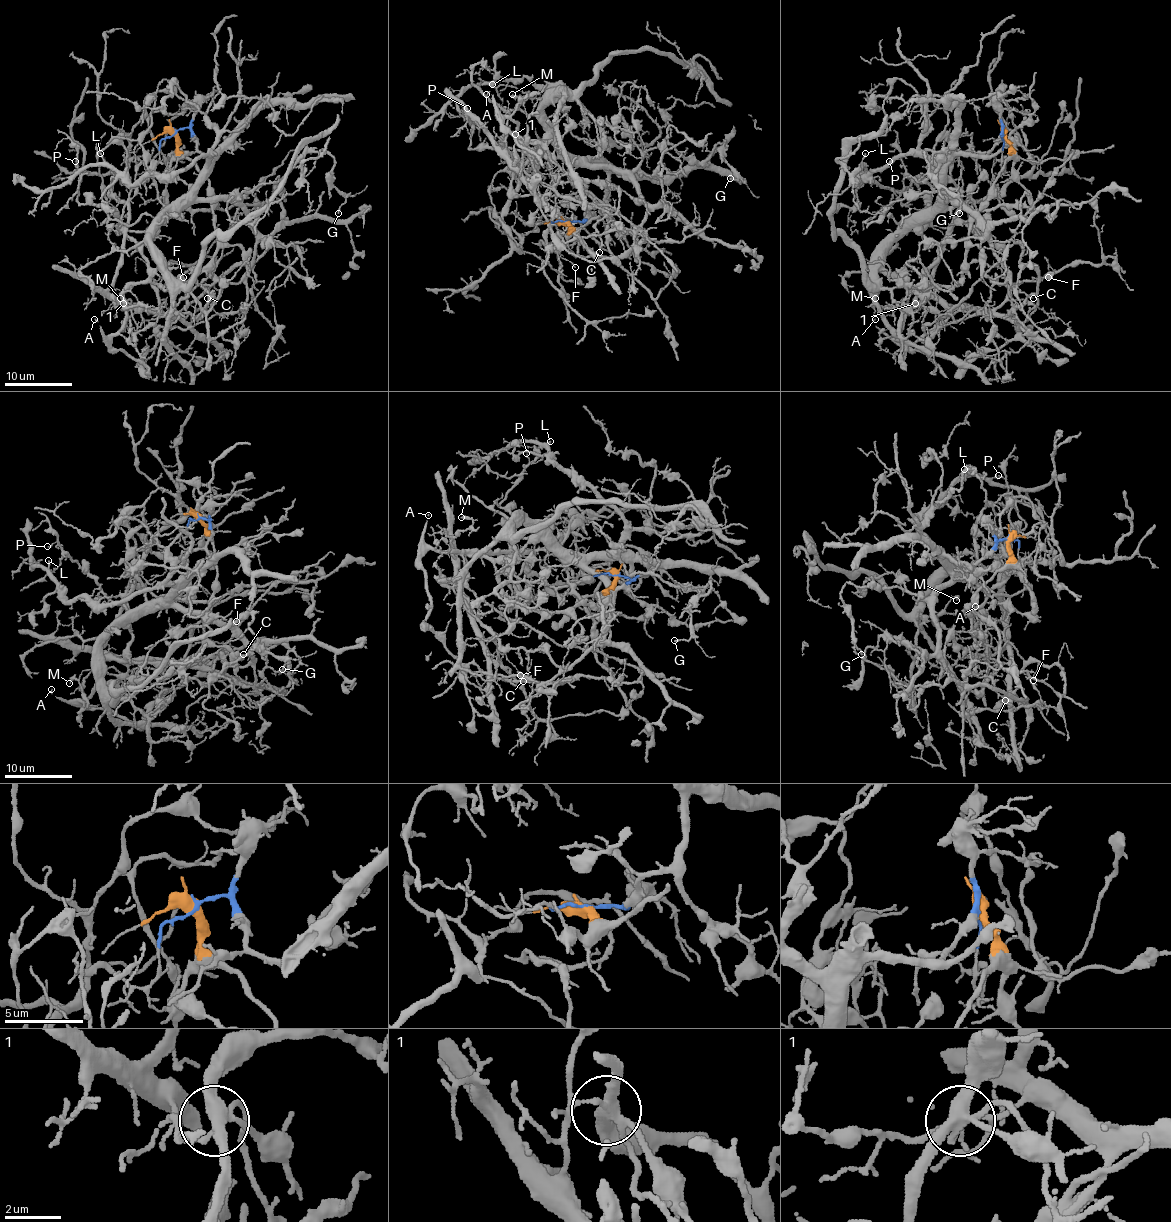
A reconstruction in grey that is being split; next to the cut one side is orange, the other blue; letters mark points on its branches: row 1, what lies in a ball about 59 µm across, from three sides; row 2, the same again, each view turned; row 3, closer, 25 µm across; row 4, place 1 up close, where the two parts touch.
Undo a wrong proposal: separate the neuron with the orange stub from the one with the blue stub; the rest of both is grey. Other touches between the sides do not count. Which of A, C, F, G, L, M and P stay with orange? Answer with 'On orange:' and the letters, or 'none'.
On orange: A, F, M

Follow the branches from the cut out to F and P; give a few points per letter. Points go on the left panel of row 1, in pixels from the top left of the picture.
F: (174, 132), (208, 181), (215, 256), (155, 284), (127, 237), (113, 291), (159, 308), (155, 281), (183, 278)
P: (174, 132), (188, 127), (196, 148), (216, 156), (157, 219), (142, 213), (125, 225), (83, 205), (74, 161)

